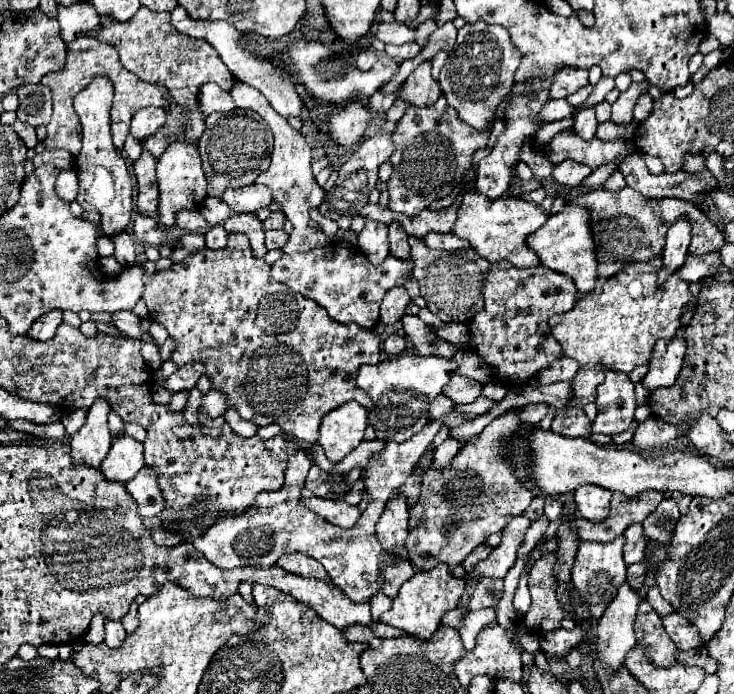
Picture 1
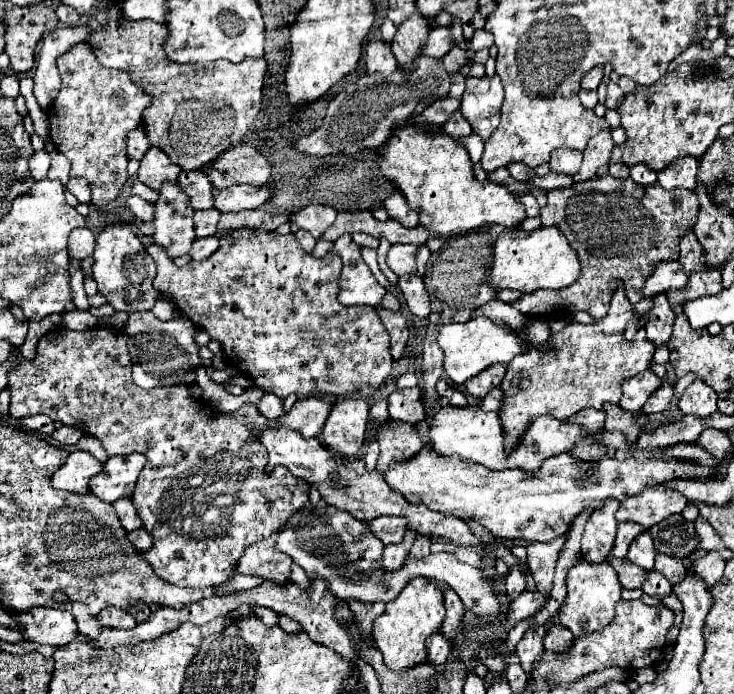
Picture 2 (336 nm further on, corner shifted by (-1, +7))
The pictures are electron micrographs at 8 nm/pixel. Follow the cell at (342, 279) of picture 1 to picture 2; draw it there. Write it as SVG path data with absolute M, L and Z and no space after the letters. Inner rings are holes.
M343 234L341 238L337 238L329 252L335 252L343 262L341 276L337 278L339 304L377 306L387 290L375 280L373 272L361 256L361 248L351 240L351 236Z

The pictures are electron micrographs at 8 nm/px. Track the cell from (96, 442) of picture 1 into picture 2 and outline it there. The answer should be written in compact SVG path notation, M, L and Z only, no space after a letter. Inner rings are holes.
M75 450L69 454L67 462L51 476L51 486L57 490L69 490L75 494L87 494L87 482L95 476L103 464L85 450Z

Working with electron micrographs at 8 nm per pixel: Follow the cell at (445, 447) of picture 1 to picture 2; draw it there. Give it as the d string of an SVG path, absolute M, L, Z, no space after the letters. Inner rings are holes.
M419 534L411 546L411 556L427 556L431 546L431 536L429 534Z

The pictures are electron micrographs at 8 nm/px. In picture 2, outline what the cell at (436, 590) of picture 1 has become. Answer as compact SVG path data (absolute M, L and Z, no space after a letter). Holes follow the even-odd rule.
M423 576L413 578L403 592L387 604L385 612L375 618L373 622L373 638L377 648L383 652L383 660L391 670L407 670L419 662L425 662L427 658L427 646L425 640L431 636L431 632L437 632L445 618L445 606L443 606L443 594L441 590Z

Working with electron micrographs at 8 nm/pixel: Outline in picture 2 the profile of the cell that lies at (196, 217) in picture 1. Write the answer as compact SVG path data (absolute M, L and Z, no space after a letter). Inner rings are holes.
M209 208L209 210L195 210L195 234L197 238L207 238L207 236L215 236L217 234L217 222L219 222L221 212L217 212L217 208Z

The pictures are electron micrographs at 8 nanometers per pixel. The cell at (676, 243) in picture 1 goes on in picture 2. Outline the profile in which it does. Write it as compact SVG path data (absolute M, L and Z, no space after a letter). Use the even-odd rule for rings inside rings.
M665 292L655 294L651 300L653 300L653 308L647 312L647 324L645 324L647 340L661 346L671 338L671 328L673 328L675 314L669 306L669 300L667 300Z

